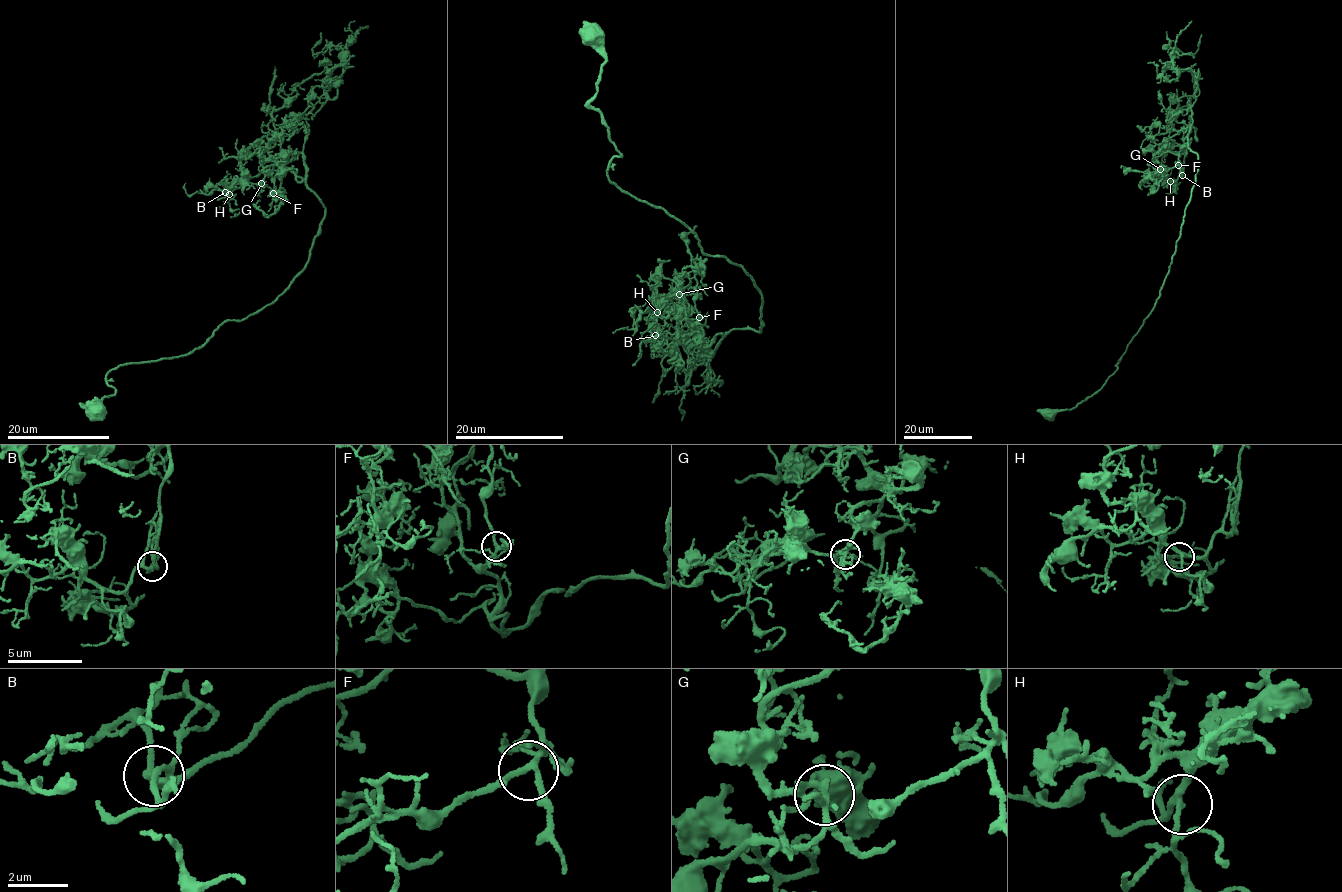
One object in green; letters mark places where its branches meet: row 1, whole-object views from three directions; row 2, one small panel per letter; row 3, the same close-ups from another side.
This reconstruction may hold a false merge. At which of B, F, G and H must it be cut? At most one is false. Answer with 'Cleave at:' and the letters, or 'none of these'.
Cleave at: none of these

